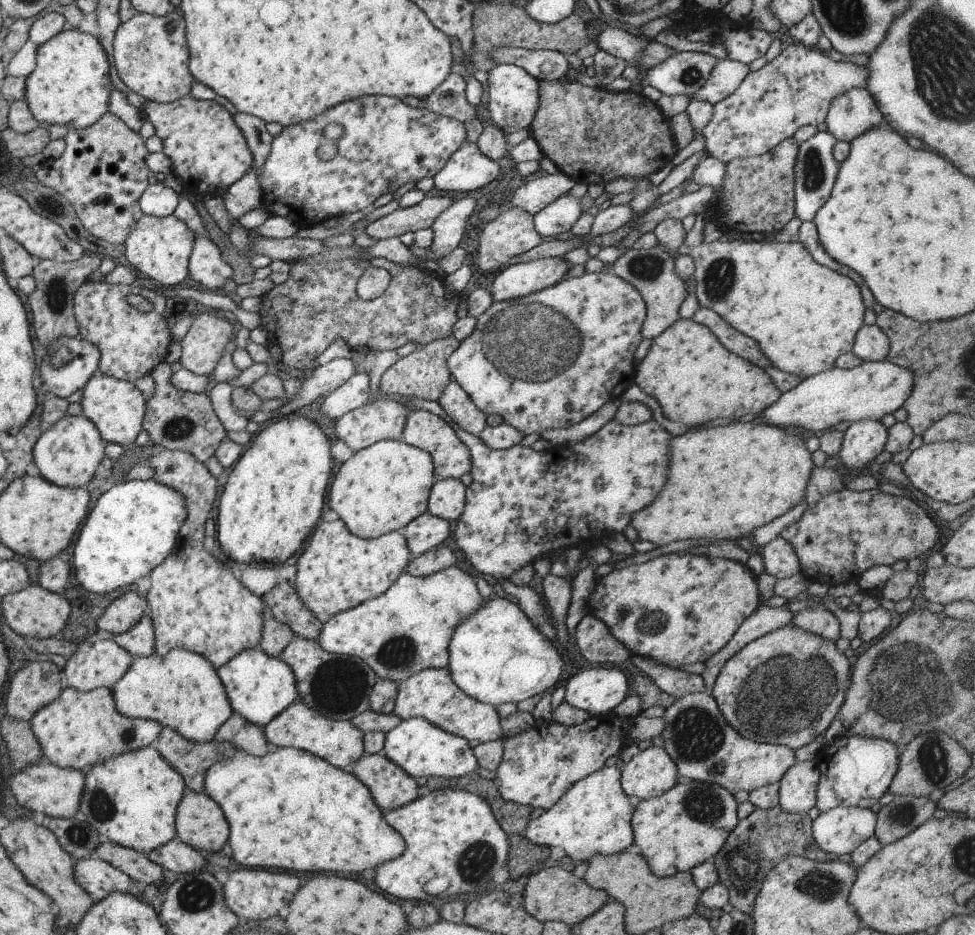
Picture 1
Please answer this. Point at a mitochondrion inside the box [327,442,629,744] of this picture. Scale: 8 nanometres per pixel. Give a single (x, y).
(400, 652)

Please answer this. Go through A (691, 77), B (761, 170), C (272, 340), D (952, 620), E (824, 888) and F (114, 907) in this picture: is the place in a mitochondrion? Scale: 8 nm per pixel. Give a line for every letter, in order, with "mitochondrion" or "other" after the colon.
A: mitochondrion
B: other
C: other
D: other
E: mitochondrion
F: other

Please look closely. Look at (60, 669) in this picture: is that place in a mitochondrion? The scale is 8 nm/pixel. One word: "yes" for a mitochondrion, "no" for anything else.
no

